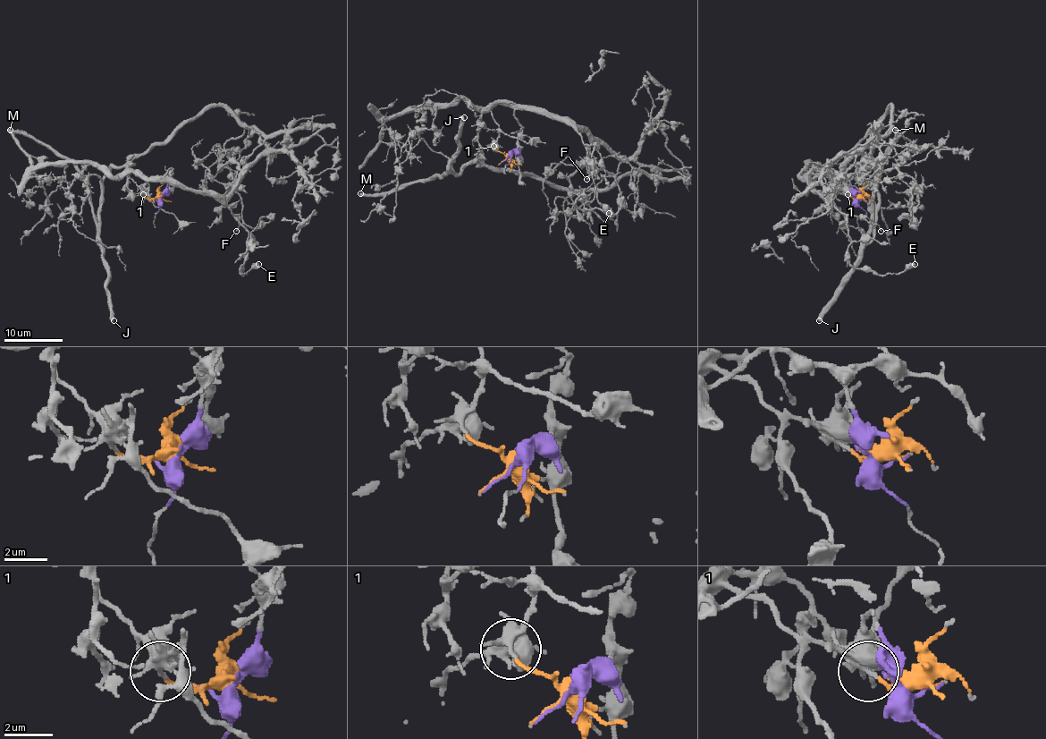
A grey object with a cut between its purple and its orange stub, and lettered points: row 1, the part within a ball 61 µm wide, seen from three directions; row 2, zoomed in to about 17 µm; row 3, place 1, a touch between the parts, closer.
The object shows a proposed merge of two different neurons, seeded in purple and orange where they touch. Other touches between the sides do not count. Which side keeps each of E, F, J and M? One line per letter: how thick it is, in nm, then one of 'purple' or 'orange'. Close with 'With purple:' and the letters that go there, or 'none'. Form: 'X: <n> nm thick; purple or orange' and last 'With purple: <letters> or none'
E: 480 nm thick; purple
F: 120 nm thick; purple
J: 500 nm thick; orange
M: 440 nm thick; orange
With purple: E, F

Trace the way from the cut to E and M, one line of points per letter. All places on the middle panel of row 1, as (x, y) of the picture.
E: (511, 155), (521, 129), (514, 111), (562, 117), (583, 143), (599, 148), (592, 174), (610, 214)
M: (510, 155), (491, 145), (483, 148), (462, 170), (446, 171), (441, 177), (407, 182), (383, 193), (359, 193)

